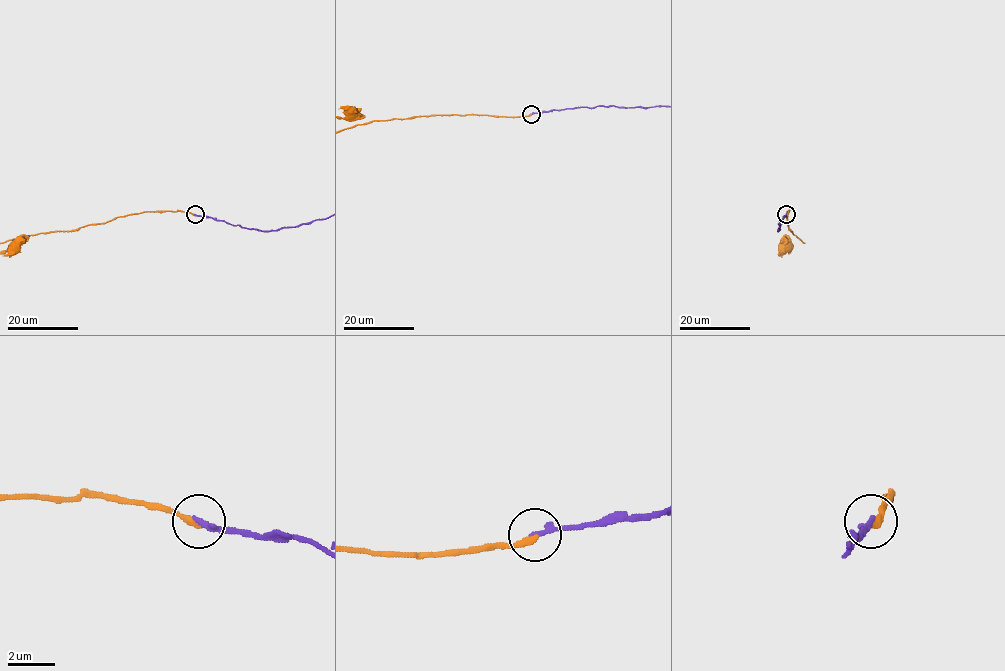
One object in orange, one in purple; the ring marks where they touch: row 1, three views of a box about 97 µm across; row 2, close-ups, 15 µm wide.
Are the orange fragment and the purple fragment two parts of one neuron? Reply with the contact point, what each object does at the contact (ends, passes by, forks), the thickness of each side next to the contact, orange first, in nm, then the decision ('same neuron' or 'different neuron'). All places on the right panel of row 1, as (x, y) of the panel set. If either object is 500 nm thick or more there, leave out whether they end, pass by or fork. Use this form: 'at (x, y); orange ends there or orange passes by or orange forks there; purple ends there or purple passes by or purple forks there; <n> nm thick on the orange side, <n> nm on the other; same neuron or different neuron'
at (786, 214); orange ends there; purple ends there; 280 nm thick on the orange side, 240 nm on the other; different neuron

